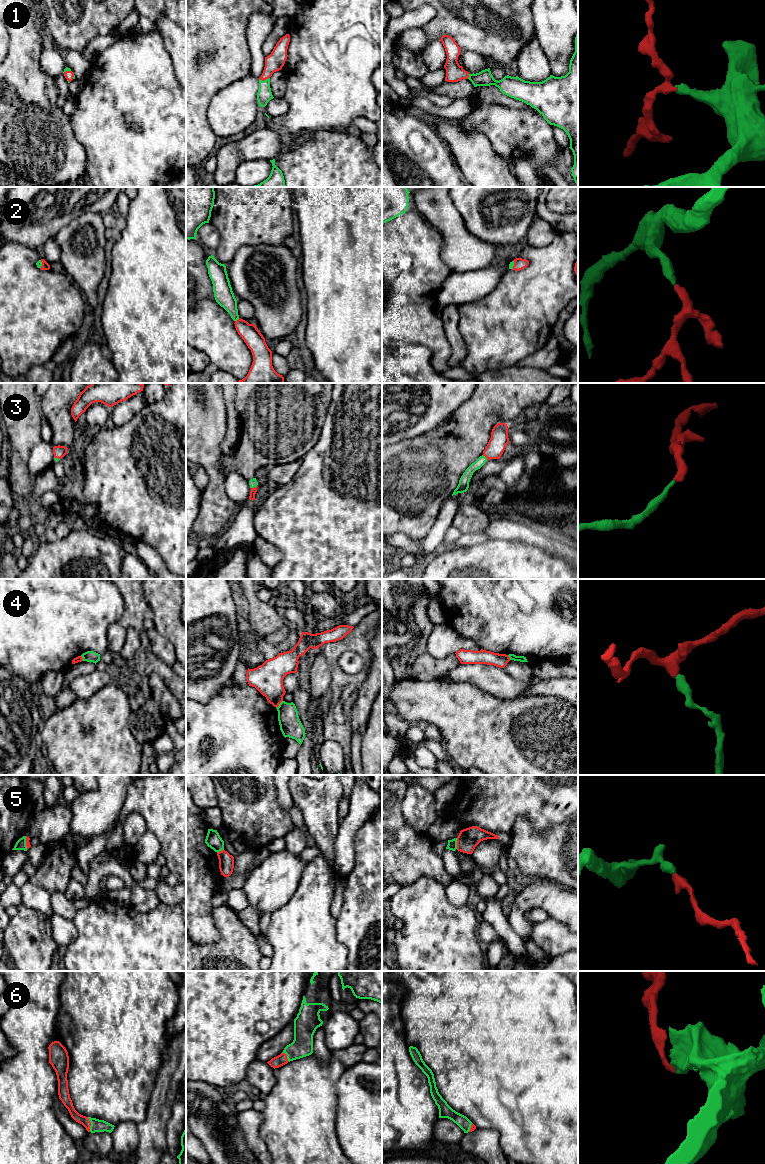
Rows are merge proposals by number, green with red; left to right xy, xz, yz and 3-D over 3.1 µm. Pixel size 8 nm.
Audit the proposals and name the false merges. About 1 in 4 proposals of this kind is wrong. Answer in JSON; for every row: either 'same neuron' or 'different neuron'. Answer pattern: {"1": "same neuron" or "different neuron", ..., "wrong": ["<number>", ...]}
{"1": "same neuron", "2": "same neuron", "3": "same neuron", "4": "different neuron", "5": "different neuron", "6": "same neuron", "wrong": ["4", "5"]}

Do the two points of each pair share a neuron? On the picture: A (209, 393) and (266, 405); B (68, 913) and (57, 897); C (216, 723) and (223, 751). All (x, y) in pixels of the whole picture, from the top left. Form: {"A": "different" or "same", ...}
{"A": "different", "B": "same", "C": "same"}

